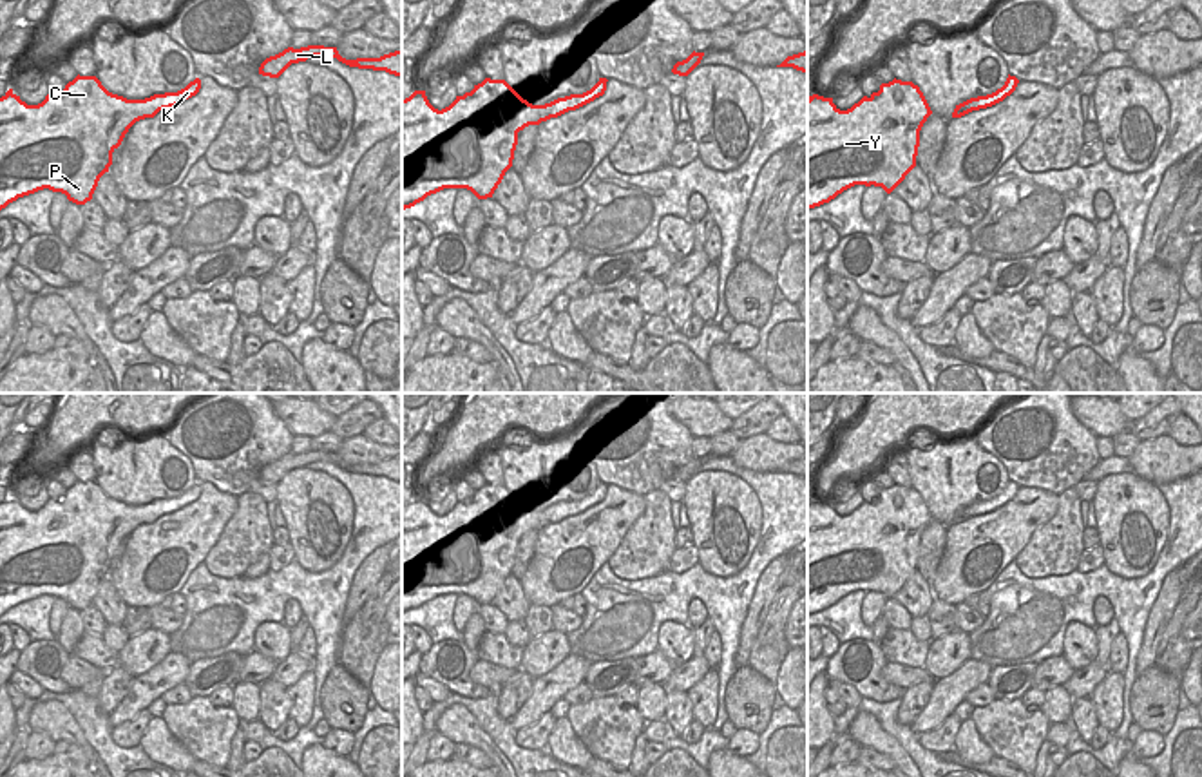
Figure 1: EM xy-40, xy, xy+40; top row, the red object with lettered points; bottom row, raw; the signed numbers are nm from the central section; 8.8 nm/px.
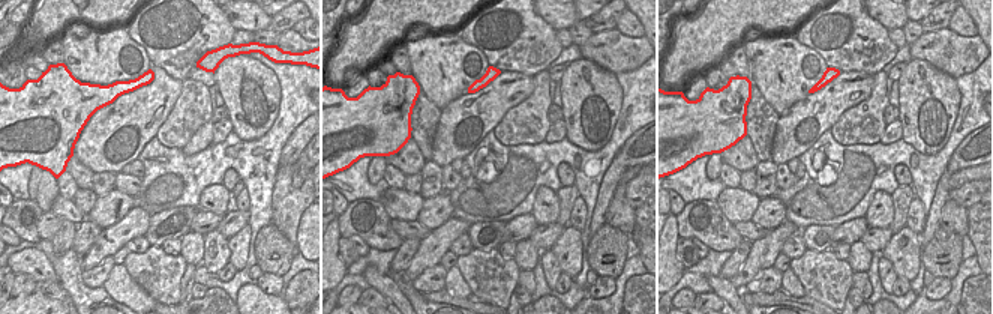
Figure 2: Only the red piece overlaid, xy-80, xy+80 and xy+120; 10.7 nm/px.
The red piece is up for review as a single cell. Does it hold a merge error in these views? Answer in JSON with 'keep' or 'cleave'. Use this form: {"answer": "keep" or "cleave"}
{"answer": "keep"}

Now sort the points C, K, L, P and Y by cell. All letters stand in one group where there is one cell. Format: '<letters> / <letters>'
C K L P Y

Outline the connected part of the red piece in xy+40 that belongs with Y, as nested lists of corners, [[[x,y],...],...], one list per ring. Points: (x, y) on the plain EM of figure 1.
[[[892,485],[878,498],[863,502],[847,516],[840,516],[833,504],[813,500],[807,504],[807,616],[829,609],[854,590],[882,592],[891,600],[916,572],[920,536],[932,520],[923,498],[912,487]]]

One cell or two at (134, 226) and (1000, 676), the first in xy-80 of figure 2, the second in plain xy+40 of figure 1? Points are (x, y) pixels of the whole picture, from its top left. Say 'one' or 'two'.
two

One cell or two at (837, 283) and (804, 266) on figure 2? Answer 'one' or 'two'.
one

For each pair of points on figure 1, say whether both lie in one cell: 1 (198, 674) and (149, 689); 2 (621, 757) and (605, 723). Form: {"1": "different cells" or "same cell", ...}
{"1": "different cells", "2": "same cell"}

